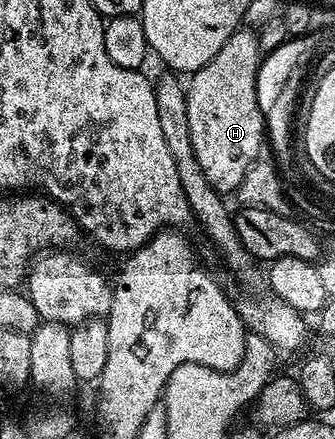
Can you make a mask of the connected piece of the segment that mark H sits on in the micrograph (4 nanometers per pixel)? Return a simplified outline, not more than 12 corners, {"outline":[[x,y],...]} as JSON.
{"outline":[[238,29],[185,89],[203,177],[240,188],[267,139],[258,32]]}

